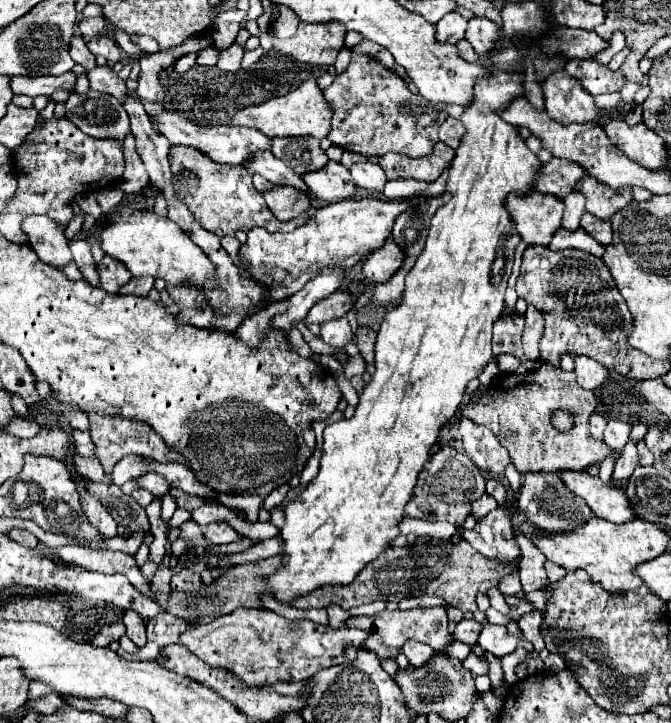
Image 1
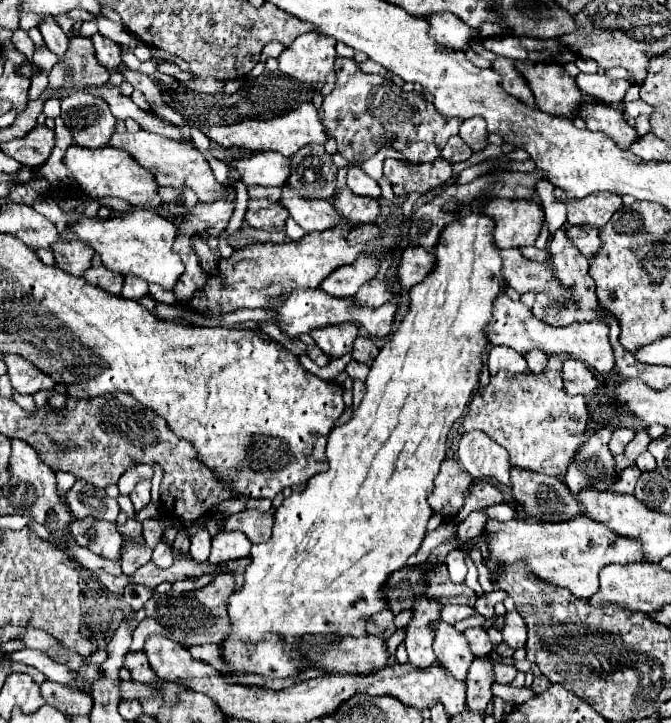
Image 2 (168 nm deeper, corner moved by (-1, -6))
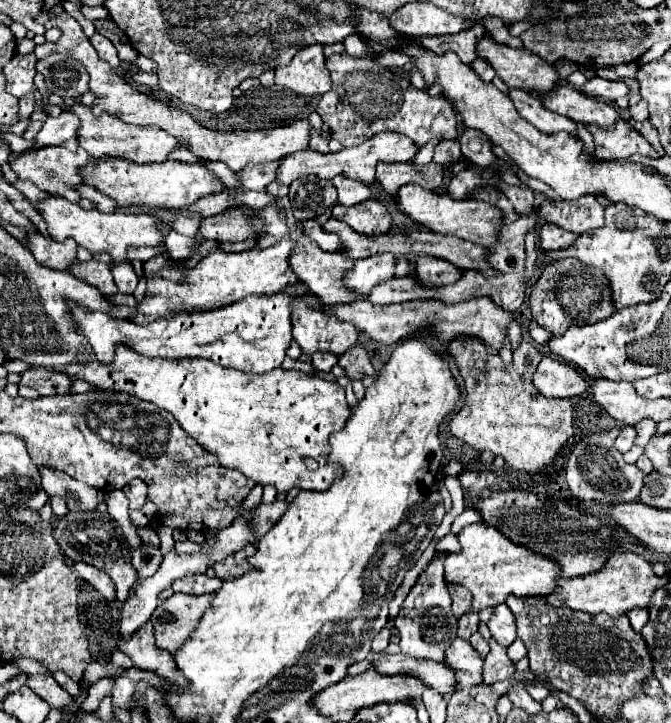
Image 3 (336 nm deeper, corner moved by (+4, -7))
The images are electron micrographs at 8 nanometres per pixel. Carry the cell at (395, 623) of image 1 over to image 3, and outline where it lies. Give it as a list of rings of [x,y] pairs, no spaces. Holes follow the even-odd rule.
[[[456,638],[450,650],[446,652],[446,664],[458,676],[458,688],[472,688],[476,684],[482,684],[484,660],[470,646],[470,642]]]

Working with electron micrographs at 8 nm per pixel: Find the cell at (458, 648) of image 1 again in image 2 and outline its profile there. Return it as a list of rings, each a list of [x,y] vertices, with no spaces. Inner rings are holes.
[[[487,655],[485,659],[491,663],[491,667],[493,667],[493,675],[495,675],[497,683],[511,683],[511,681],[515,679],[515,675],[517,675],[517,669],[515,669],[513,665],[499,663],[499,661],[495,661],[491,655]]]

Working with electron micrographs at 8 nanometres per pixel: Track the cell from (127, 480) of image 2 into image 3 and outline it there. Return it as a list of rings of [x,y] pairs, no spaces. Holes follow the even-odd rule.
[[[112,490],[112,492],[106,494],[104,502],[106,502],[106,506],[108,506],[108,514],[120,524],[120,528],[122,528],[122,532],[124,532],[128,544],[130,544],[130,552],[136,550],[136,548],[142,544],[142,540],[138,538],[136,528],[132,526],[132,522],[130,522],[130,518],[128,518],[126,496],[124,496],[120,490]]]

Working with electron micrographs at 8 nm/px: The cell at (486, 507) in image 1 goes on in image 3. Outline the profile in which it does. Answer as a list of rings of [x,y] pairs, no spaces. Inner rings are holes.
[[[430,564],[430,568],[426,568],[426,576],[418,576],[418,582],[412,586],[394,622],[394,626],[400,632],[398,646],[402,648],[402,652],[422,660],[444,662],[446,650],[456,638],[456,628],[458,628],[458,620],[452,614],[450,606],[452,606],[452,598],[448,594],[446,582],[442,580],[442,564]]]

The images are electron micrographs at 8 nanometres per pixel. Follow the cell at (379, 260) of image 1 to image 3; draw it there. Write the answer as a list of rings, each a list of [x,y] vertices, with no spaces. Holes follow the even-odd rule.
[[[418,258],[416,262],[418,268],[418,280],[422,280],[422,284],[430,284],[430,286],[446,286],[446,284],[454,284],[460,276],[462,270],[446,260],[440,258]]]

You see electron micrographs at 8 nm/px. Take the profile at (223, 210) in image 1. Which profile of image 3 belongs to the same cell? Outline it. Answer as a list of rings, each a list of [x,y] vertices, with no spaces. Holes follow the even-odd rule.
[[[72,104],[68,106],[70,112],[74,112],[80,120],[80,128],[76,130],[78,144],[90,152],[96,160],[102,158],[124,158],[136,164],[150,164],[150,162],[162,162],[168,158],[172,150],[178,148],[178,142],[172,136],[166,136],[160,128],[134,128],[130,124],[122,124],[120,120],[114,120],[114,116],[102,116],[102,120],[94,120],[94,114],[88,106]]]

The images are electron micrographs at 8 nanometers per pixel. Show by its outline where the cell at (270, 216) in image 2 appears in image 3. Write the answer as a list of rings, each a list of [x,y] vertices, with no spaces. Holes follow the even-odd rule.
[[[234,208],[224,214],[202,218],[196,236],[218,242],[222,252],[244,252],[256,246],[254,230],[246,224],[246,216],[242,216],[242,212],[234,212]]]

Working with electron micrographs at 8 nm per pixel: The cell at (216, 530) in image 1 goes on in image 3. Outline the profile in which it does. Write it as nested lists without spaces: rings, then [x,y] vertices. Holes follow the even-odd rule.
[[[244,548],[242,552],[238,552],[236,556],[228,556],[226,560],[214,564],[214,572],[218,578],[222,580],[232,580],[238,574],[242,574],[242,568],[252,568],[248,564],[248,548]]]

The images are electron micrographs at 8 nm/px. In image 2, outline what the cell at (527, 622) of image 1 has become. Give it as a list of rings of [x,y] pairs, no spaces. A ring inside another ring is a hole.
[[[517,611],[507,613],[505,627],[503,627],[501,633],[503,633],[503,641],[513,649],[519,649],[527,643],[527,625]]]

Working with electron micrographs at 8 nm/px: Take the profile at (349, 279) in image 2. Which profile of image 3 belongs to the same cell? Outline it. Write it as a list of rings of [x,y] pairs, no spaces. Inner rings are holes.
[[[376,254],[364,260],[356,260],[354,268],[346,272],[346,286],[358,294],[370,294],[370,290],[386,280],[394,278],[396,258],[392,254]]]

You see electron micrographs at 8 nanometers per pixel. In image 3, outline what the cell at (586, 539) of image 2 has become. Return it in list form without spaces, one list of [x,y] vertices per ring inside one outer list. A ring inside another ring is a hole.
[[[482,522],[466,526],[460,534],[460,552],[458,554],[438,554],[444,558],[444,580],[450,584],[466,586],[472,592],[470,610],[480,612],[484,608],[502,604],[508,596],[528,598],[528,596],[548,596],[558,578],[558,568],[552,560],[538,558],[528,548],[510,544],[496,528],[490,528]]]

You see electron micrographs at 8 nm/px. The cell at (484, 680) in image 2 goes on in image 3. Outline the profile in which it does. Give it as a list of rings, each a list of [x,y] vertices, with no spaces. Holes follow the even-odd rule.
[[[490,638],[488,642],[490,642],[490,654],[484,660],[484,682],[482,682],[484,686],[494,684],[498,680],[506,680],[516,672],[516,664],[508,658],[506,648],[500,646],[494,638]]]

